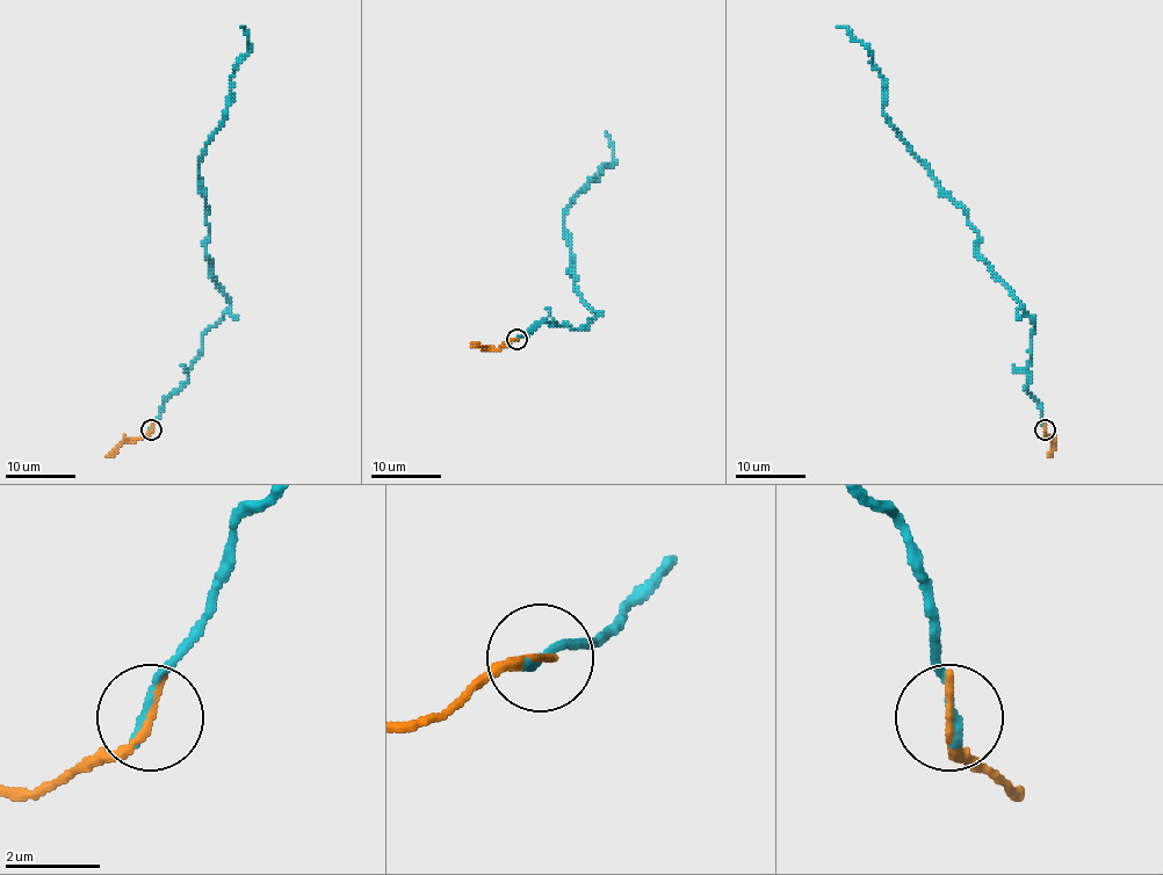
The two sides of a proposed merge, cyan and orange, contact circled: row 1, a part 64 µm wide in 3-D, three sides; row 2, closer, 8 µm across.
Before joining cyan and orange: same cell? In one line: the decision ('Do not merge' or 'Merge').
Merge

